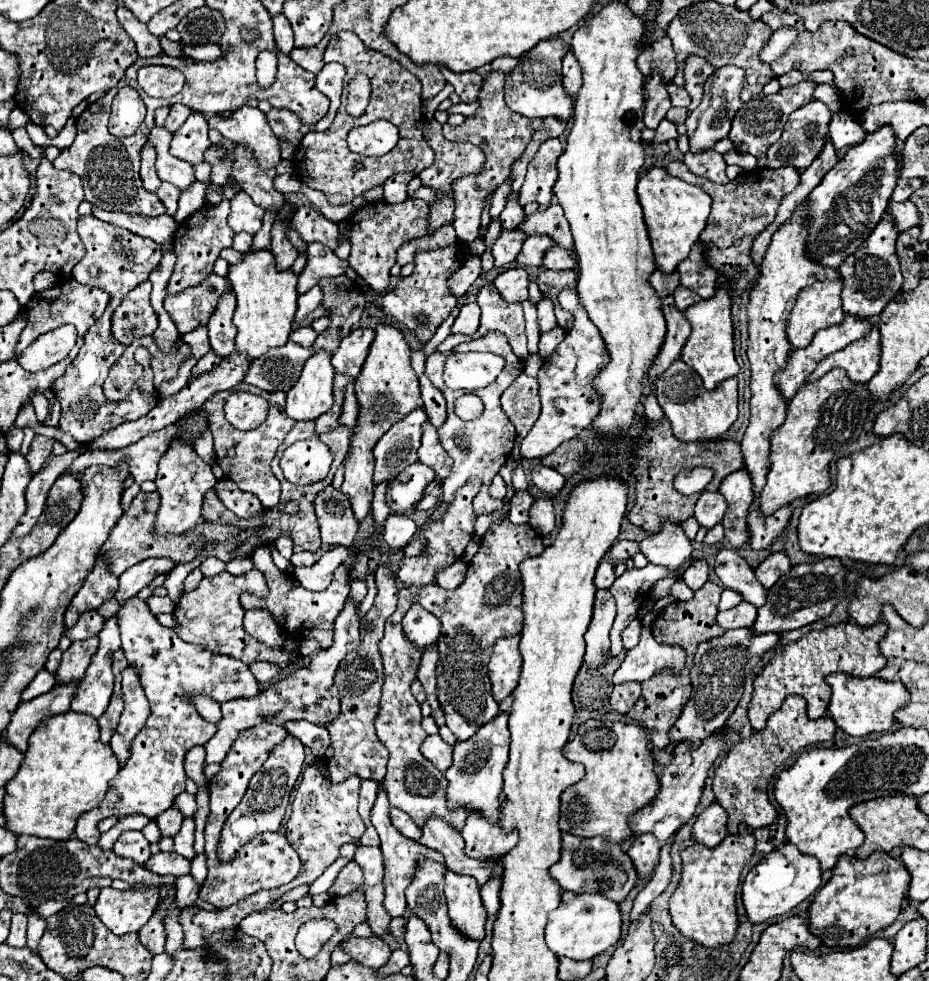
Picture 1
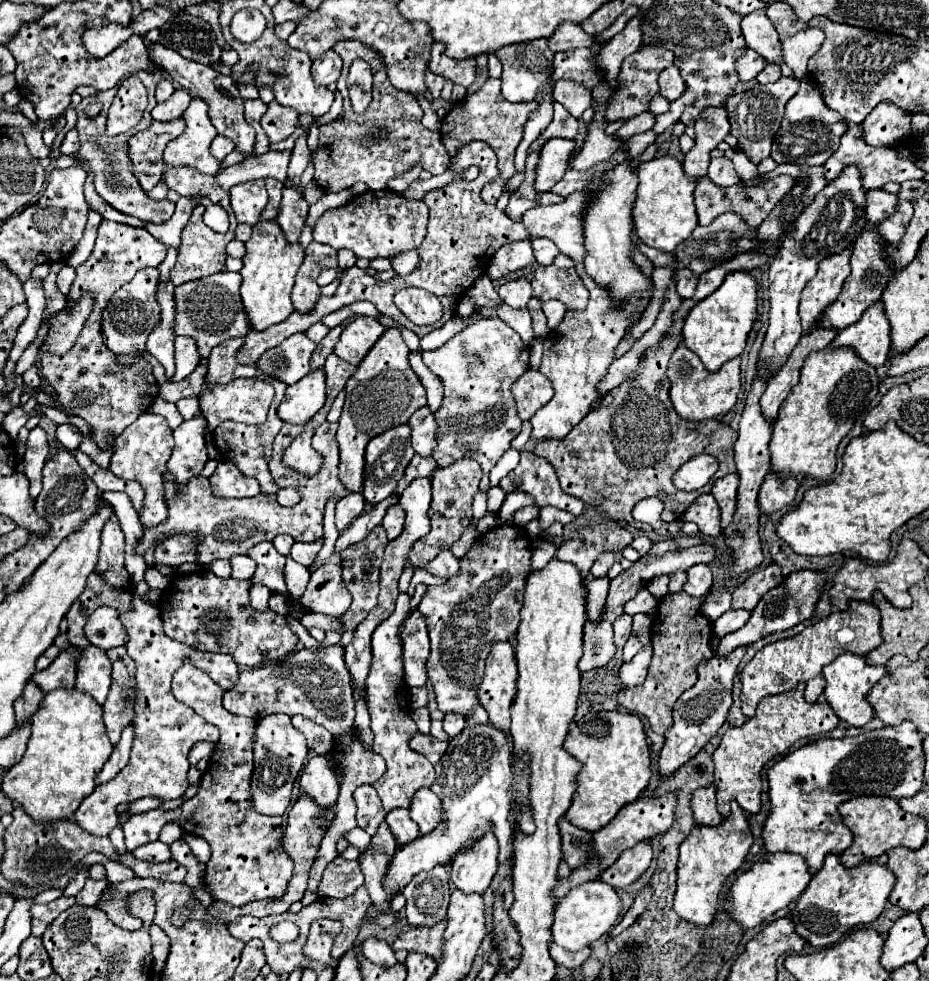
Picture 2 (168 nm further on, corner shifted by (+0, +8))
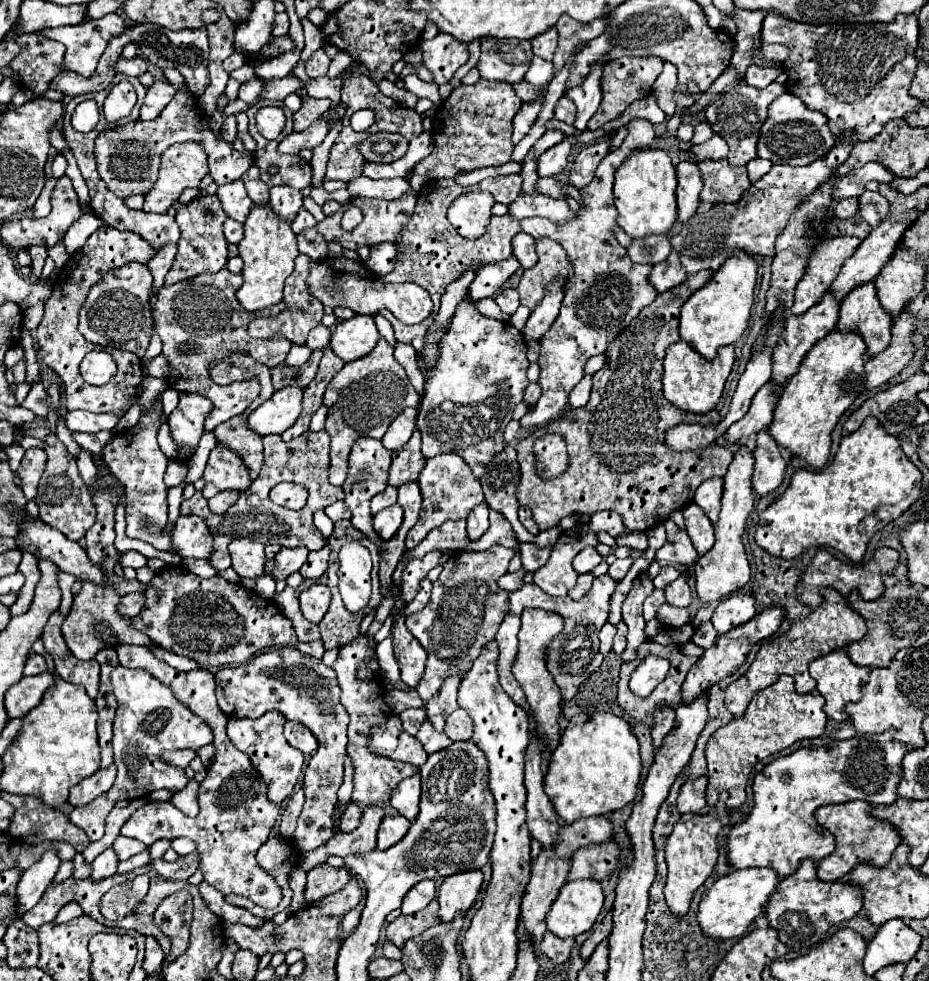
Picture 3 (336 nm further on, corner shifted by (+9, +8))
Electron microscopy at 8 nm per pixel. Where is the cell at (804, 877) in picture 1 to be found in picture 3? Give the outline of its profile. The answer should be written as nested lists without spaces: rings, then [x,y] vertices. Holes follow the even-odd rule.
[[[747,867],[731,871],[729,875],[717,879],[705,893],[699,903],[699,915],[697,921],[705,935],[719,937],[719,939],[731,939],[741,937],[749,929],[749,925],[765,911],[765,905],[773,897],[773,893],[779,889],[781,877],[777,871],[771,871],[769,867]]]

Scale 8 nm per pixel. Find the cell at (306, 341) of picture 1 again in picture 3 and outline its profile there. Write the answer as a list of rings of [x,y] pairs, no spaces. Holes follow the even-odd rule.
[[[319,325],[319,327],[311,329],[305,345],[309,349],[325,349],[329,345],[329,339],[331,339],[331,331],[325,325]]]

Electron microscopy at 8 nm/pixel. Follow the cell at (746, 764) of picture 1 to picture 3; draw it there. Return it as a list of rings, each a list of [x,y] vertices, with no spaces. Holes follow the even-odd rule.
[[[781,675],[777,683],[769,685],[767,689],[761,689],[749,703],[743,717],[733,719],[725,727],[717,729],[705,747],[707,757],[707,805],[713,807],[717,803],[717,797],[721,791],[729,793],[727,807],[735,809],[745,803],[745,787],[747,779],[755,767],[757,761],[779,753],[801,739],[821,737],[825,731],[827,715],[823,713],[825,699],[819,693],[813,695],[797,695],[795,683],[789,675]]]

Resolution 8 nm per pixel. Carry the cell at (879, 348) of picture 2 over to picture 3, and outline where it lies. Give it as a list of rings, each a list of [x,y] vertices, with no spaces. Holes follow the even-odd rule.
[[[875,283],[855,287],[841,305],[837,329],[841,333],[855,331],[863,337],[869,355],[879,355],[891,341],[891,317],[881,307]]]

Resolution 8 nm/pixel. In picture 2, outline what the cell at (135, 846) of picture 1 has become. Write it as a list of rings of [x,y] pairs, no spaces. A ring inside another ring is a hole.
[[[184,665],[174,673],[172,693],[178,701],[192,707],[208,723],[216,725],[220,729],[220,741],[216,743],[216,751],[206,773],[202,775],[198,795],[172,811],[154,809],[132,815],[124,825],[126,849],[134,851],[142,843],[156,841],[160,829],[174,821],[182,827],[182,831],[208,841],[212,855],[206,863],[208,867],[204,887],[212,893],[214,899],[232,905],[246,905],[260,899],[280,899],[288,889],[288,881],[292,879],[292,859],[280,851],[280,835],[284,833],[282,817],[260,815],[252,809],[250,779],[254,771],[252,741],[256,721],[228,713],[222,707],[220,685],[192,665]]]

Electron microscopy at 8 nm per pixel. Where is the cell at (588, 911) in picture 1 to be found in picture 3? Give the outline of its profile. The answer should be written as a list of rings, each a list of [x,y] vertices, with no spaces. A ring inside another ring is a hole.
[[[585,879],[565,883],[545,917],[547,929],[561,939],[589,931],[601,913],[603,899],[599,881]]]

